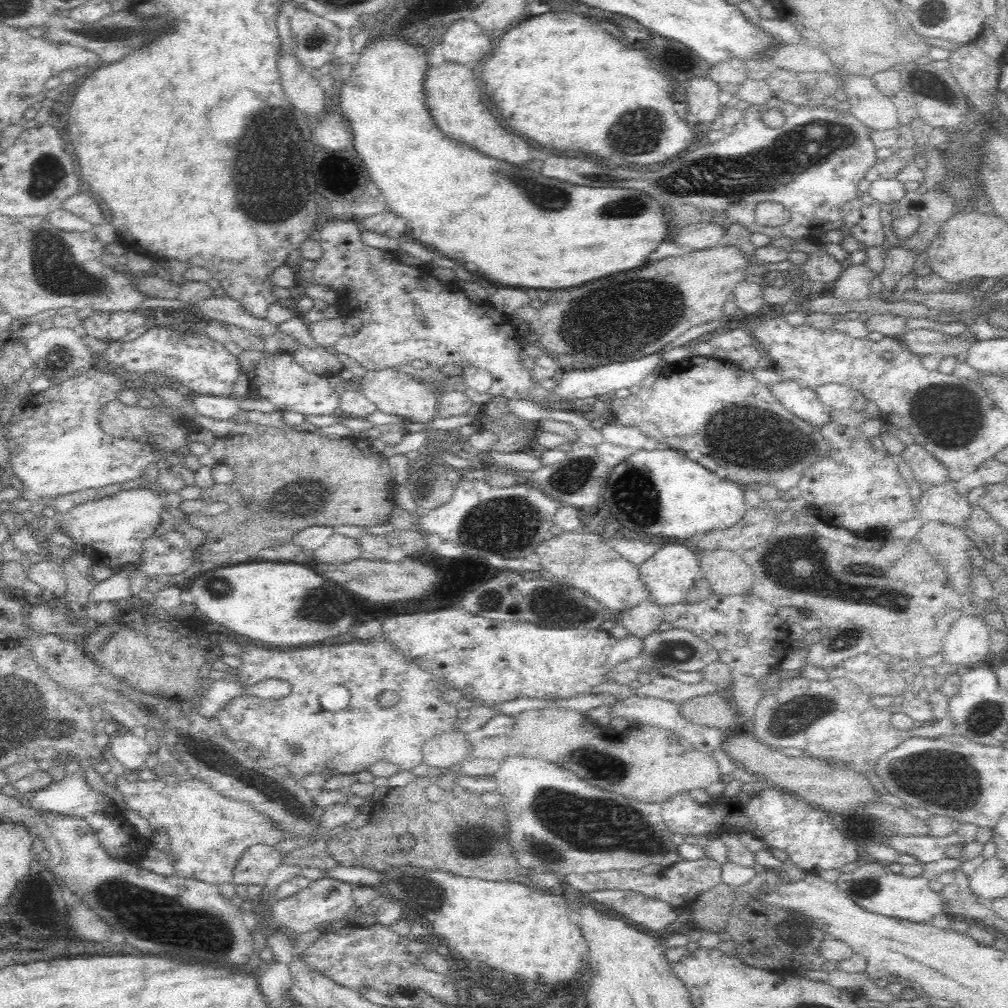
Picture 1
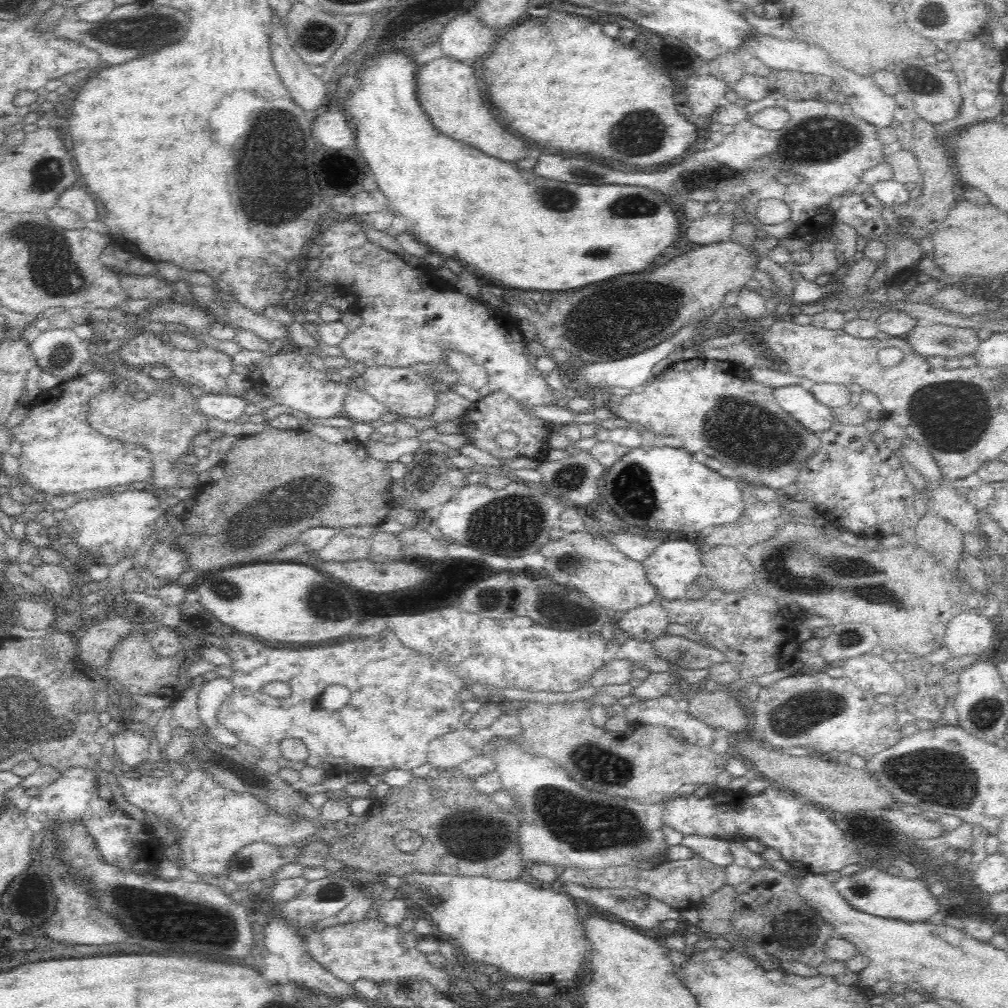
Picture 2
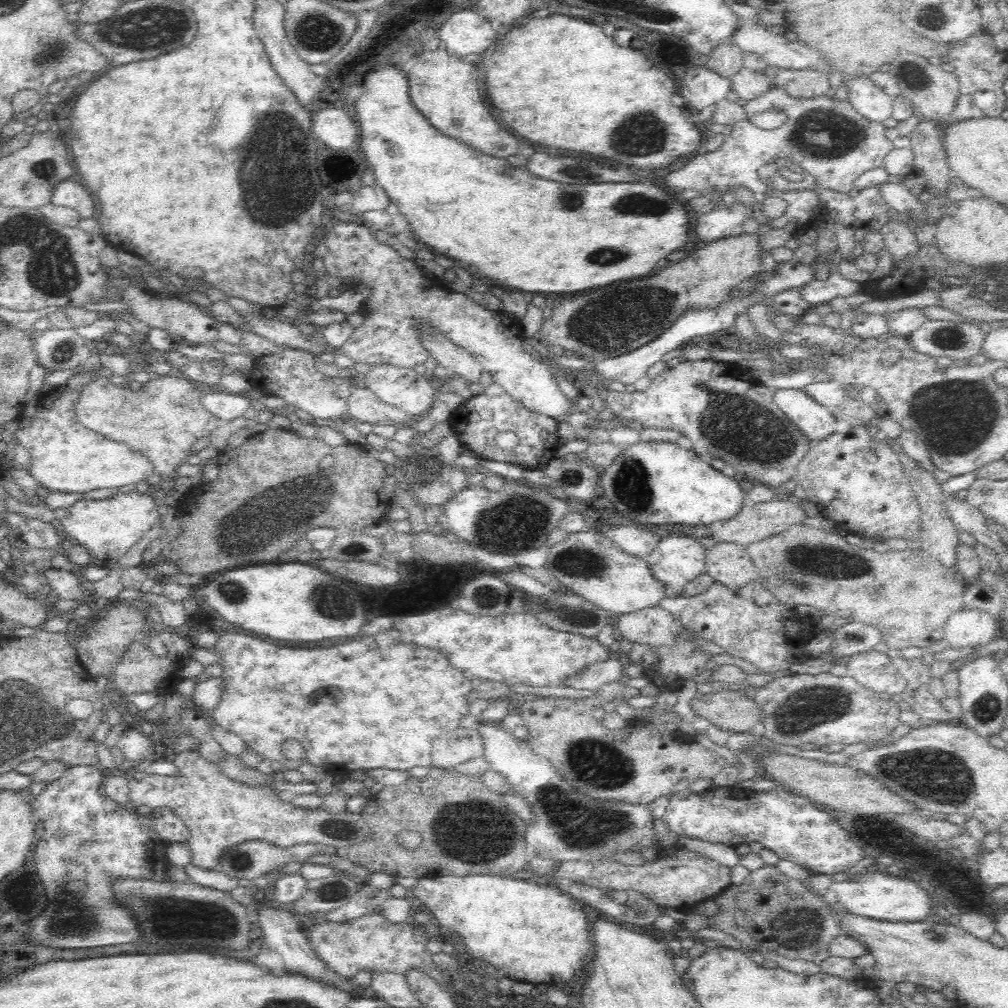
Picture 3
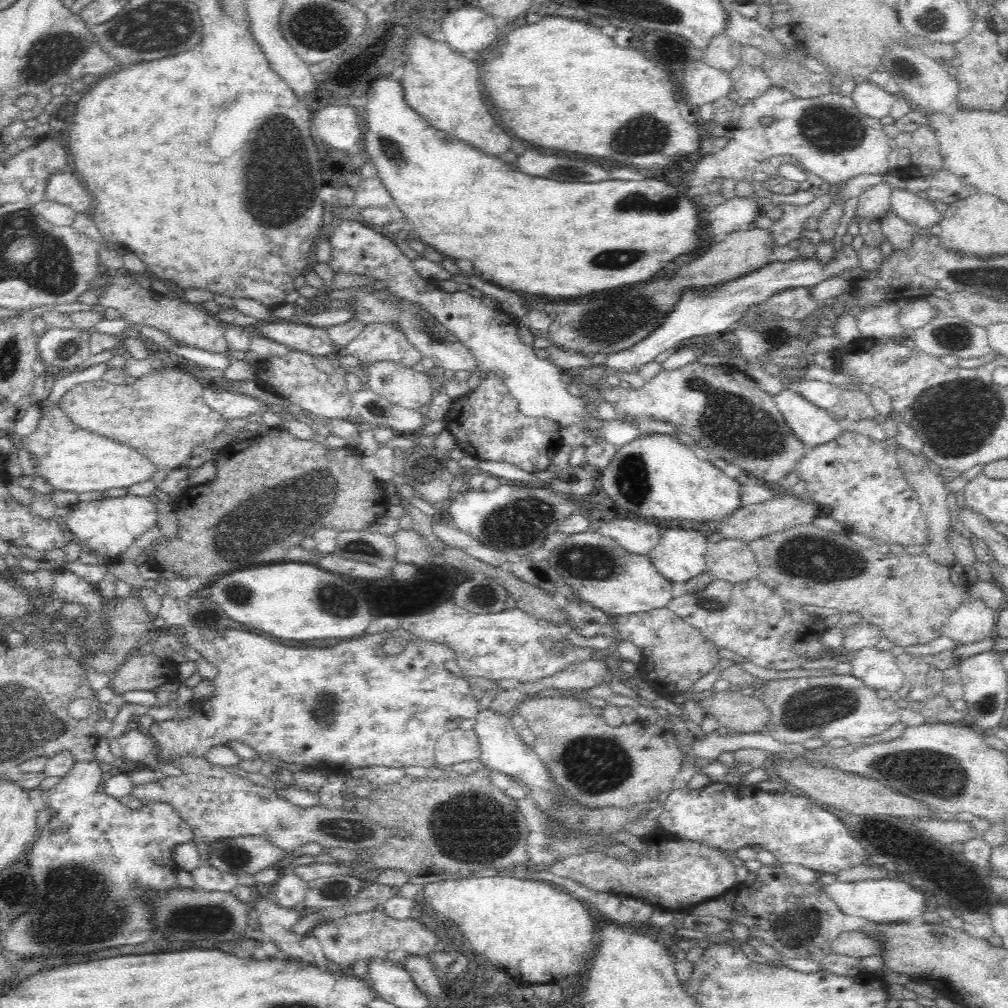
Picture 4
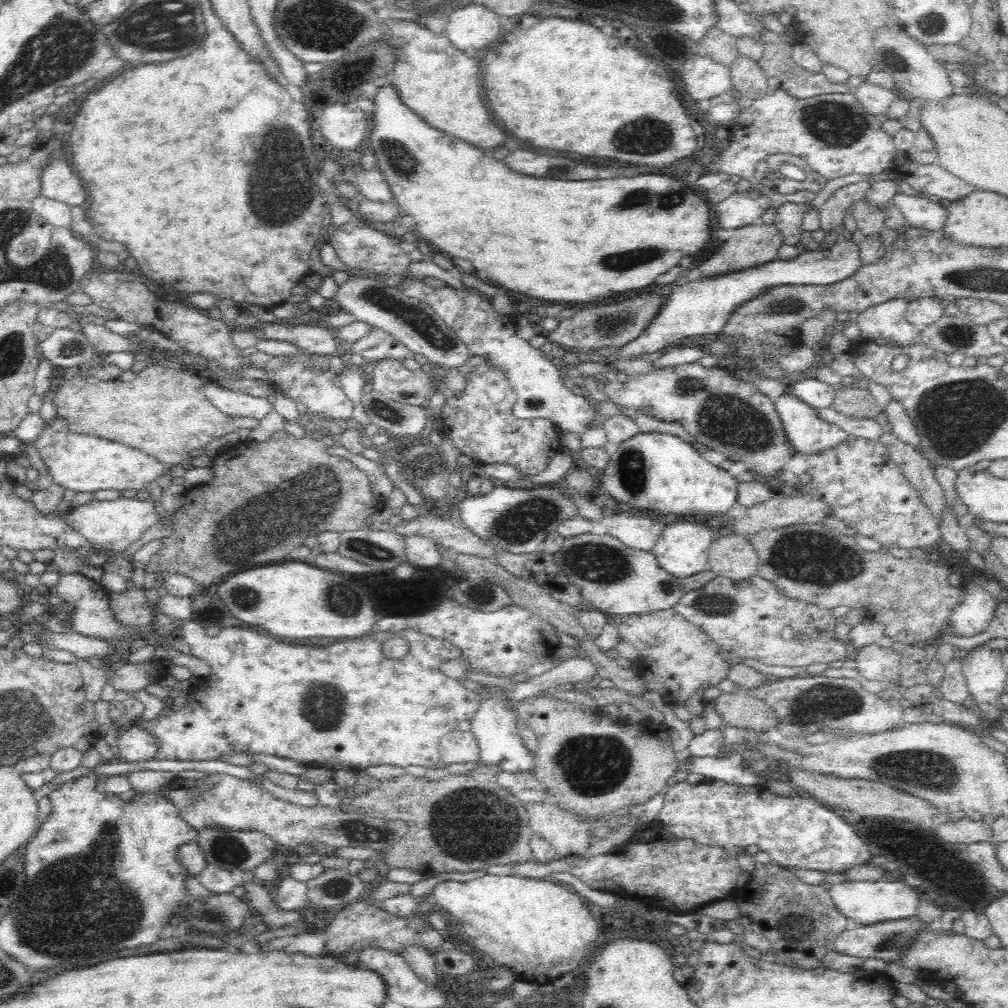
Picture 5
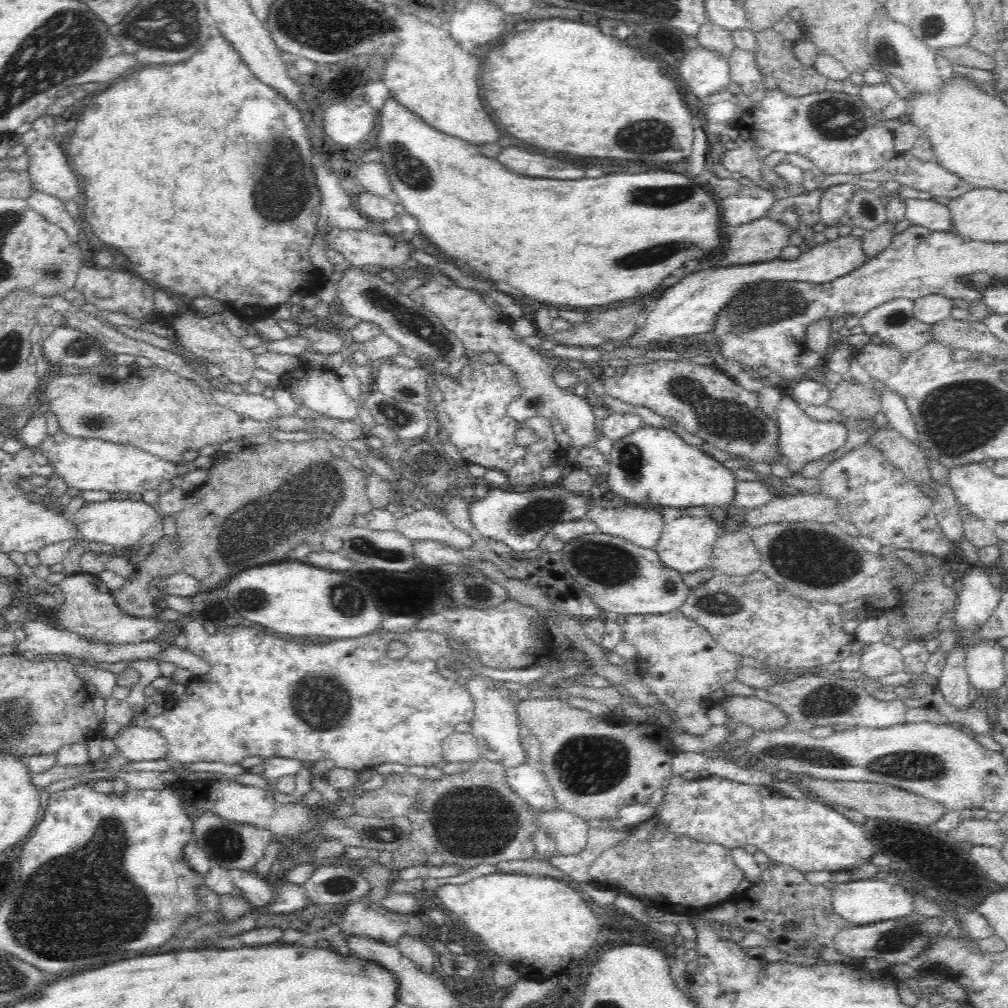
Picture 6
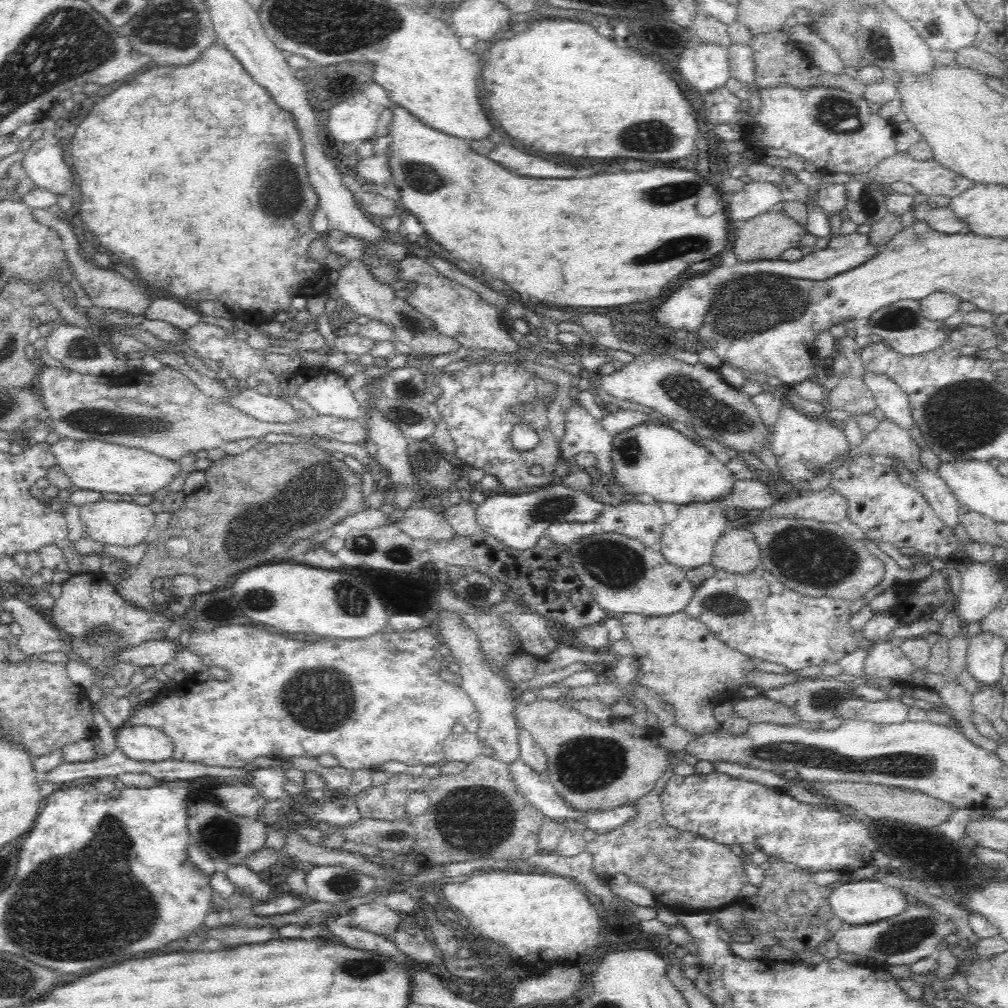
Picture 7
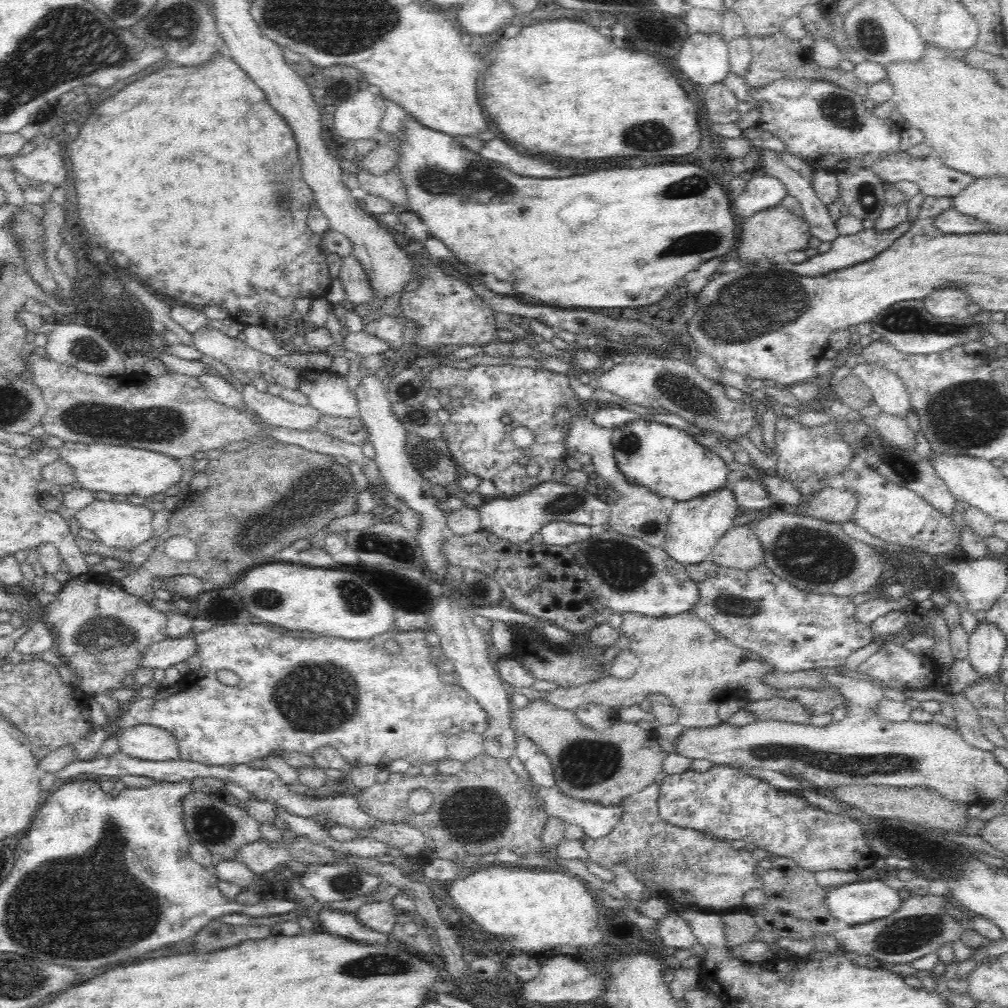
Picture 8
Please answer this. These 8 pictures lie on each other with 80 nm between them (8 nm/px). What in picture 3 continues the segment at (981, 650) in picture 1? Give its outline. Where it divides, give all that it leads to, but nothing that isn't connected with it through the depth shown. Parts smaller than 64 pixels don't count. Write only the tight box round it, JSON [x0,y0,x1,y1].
[944,609,999,650]

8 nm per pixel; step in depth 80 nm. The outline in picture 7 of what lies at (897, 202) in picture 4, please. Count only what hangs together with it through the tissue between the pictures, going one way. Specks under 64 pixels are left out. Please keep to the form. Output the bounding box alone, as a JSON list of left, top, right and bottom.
[912,201,962,234]

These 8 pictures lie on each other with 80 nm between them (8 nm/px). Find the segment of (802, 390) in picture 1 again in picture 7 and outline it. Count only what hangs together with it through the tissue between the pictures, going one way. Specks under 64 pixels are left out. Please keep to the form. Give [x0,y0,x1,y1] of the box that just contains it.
[770,400,849,493]

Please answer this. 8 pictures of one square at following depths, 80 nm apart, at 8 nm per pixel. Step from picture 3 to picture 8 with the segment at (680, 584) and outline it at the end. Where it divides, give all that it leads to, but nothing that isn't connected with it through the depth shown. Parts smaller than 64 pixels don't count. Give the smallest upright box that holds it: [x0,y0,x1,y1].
[662,487,738,567]

